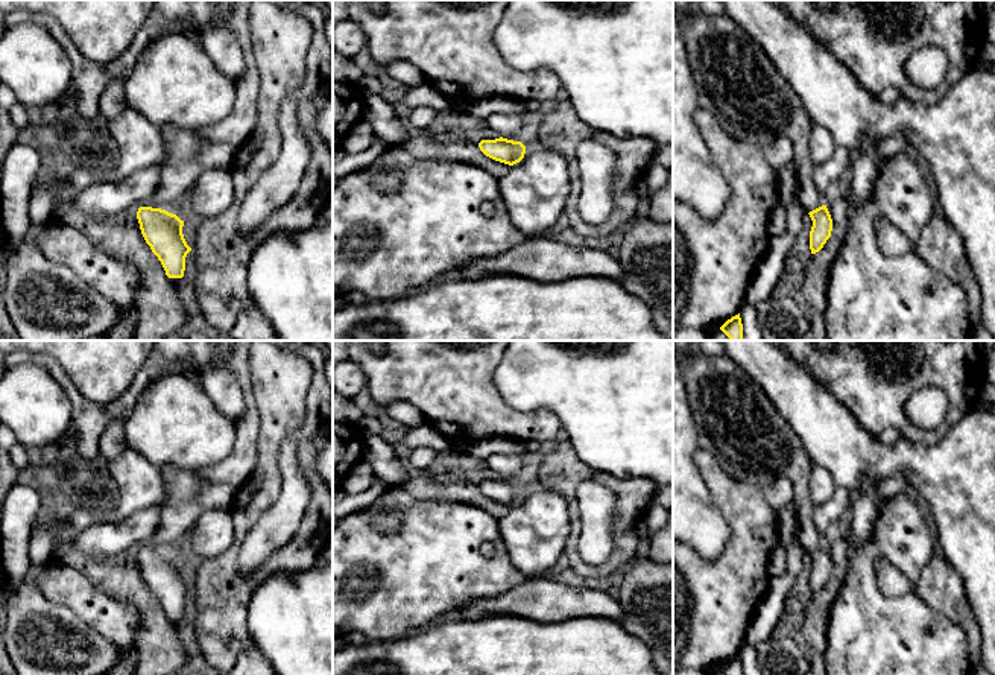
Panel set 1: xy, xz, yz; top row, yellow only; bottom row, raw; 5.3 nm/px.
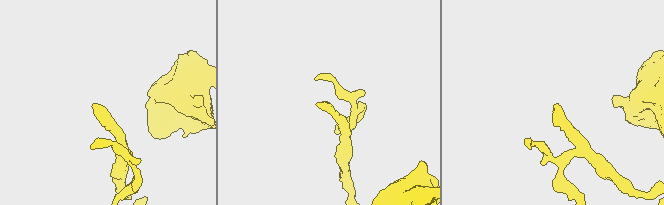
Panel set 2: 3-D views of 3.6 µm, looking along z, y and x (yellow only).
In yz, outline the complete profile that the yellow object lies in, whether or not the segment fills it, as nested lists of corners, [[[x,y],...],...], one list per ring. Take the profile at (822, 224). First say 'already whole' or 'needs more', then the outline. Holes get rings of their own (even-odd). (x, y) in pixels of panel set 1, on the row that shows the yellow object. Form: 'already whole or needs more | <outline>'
needs more | [[[694,12],[682,23],[688,49],[688,62],[697,90],[697,105],[708,111],[734,138],[767,146],[778,137],[785,137],[793,146],[793,163],[798,175],[798,202],[810,214],[811,254],[819,252],[831,237],[832,219],[816,182],[816,166],[810,157],[810,132],[813,120],[805,112],[799,96],[781,76],[766,52],[728,15]]]

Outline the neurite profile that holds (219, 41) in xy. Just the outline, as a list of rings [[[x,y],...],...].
[[[210,0],[214,6],[216,20],[196,32],[201,47],[213,61],[214,67],[228,79],[235,81],[245,73],[246,61],[240,43],[229,24],[232,0]]]

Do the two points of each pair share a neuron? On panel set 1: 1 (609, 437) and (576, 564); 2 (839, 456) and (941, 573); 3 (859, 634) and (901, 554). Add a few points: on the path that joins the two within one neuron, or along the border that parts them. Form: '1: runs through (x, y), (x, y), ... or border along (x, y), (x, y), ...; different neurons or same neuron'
1: border along (573, 450), (596, 475), (635, 478); different neurons
2: border along (942, 555), (963, 584); different neurons
3: runs through (860, 608), (862, 567), (875, 554); same neuron

